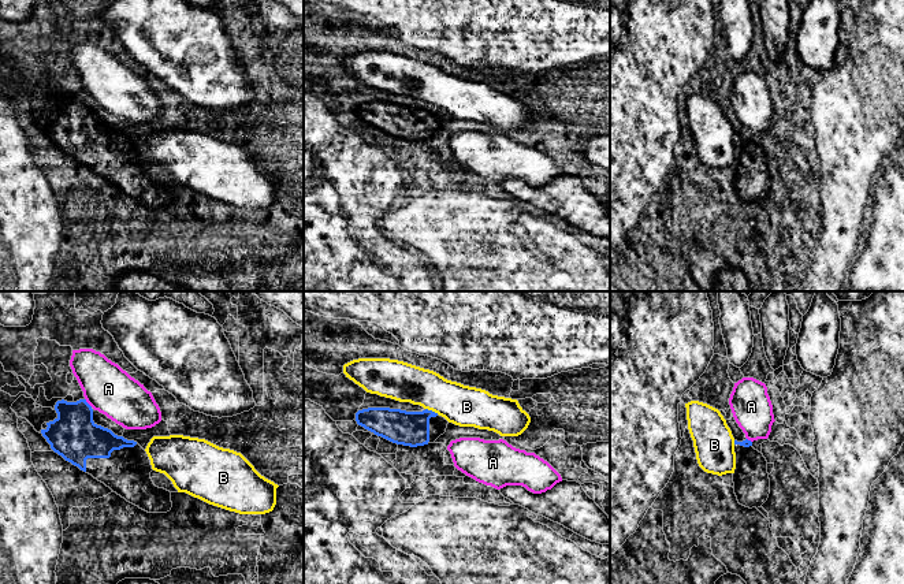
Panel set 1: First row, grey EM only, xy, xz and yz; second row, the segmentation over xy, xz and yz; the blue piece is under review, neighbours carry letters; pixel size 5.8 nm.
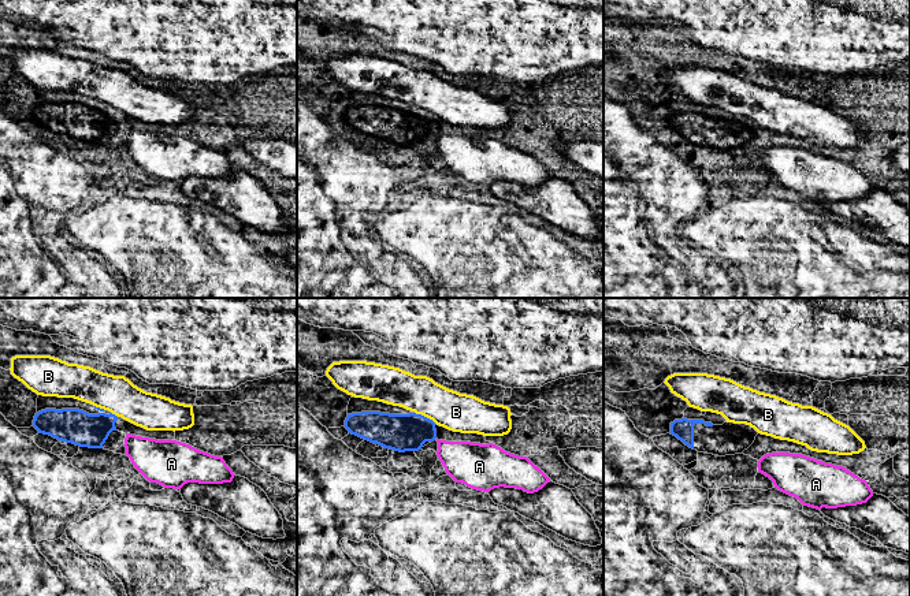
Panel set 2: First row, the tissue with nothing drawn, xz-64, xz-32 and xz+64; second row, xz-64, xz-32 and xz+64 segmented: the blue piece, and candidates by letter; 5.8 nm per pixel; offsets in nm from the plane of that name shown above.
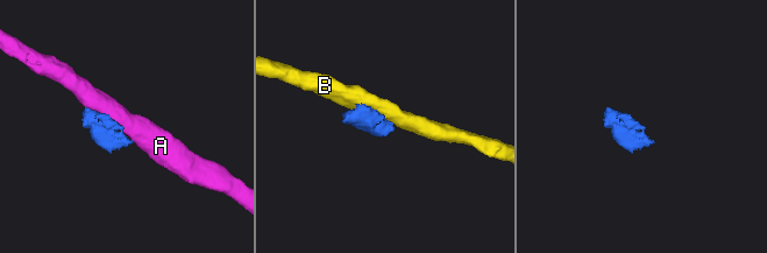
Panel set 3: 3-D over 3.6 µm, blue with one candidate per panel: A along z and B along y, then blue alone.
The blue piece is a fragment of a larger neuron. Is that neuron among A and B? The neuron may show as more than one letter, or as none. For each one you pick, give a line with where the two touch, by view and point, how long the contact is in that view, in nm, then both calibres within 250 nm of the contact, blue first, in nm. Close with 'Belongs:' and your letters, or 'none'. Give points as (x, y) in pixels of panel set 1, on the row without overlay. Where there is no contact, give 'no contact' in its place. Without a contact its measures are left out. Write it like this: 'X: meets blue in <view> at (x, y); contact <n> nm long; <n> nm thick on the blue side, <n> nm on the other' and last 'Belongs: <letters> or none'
Belongs: none

